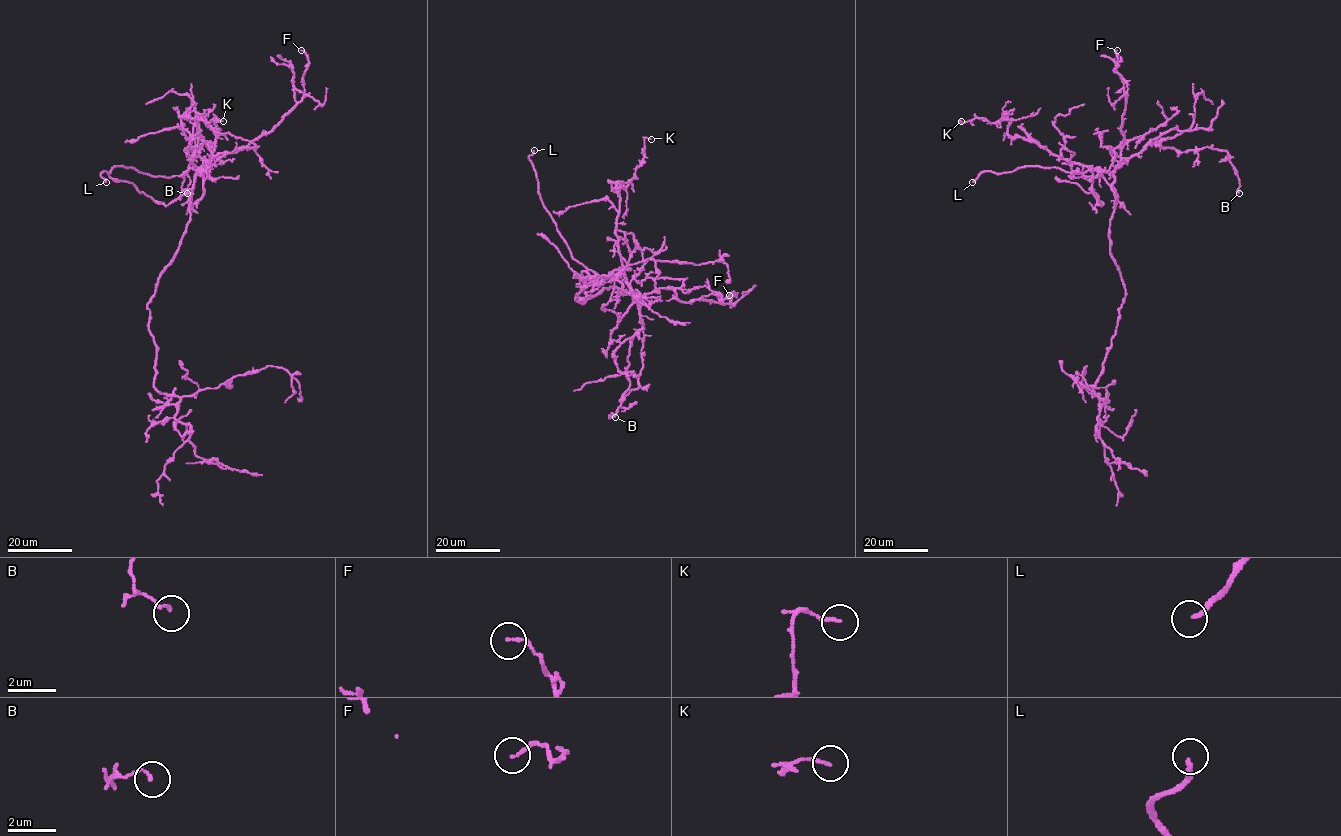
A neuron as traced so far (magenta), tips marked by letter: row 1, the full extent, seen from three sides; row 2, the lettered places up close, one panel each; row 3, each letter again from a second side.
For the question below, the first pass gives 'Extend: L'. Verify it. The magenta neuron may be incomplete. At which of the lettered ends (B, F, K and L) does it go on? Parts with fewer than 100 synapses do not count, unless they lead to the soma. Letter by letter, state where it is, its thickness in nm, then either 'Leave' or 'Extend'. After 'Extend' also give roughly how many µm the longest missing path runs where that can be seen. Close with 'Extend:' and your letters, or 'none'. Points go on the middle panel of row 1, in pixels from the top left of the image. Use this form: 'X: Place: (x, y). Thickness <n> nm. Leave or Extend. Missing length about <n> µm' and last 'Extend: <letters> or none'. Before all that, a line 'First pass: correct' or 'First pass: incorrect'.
First pass: correct
B: Place: (615, 417). Thickness 120 nm. Leave
F: Place: (729, 295). Thickness 120 nm. Leave
K: Place: (651, 139). Thickness 110 nm. Leave
L: Place: (534, 150). Thickness 200 nm. Extend. Missing length about 30 µm
Extend: L

